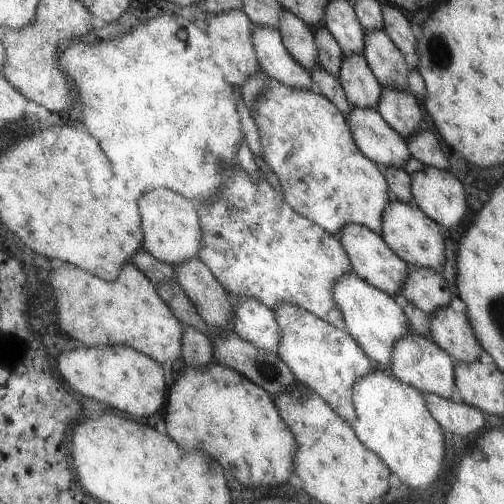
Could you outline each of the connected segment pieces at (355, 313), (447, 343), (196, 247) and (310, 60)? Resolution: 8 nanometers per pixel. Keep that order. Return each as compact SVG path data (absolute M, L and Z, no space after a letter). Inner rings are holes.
M353 270L342 274L332 284L331 294L336 307L341 311L344 329L355 338L373 364L390 364L395 341L402 336L408 336L411 332L410 322L404 313L401 300L383 289L375 288Z
M447 305L430 315L429 337L455 361L472 363L483 351L467 315Z
M158 187L145 192L139 200L139 211L142 213L142 247L156 260L176 266L194 257L199 258L203 227L194 202L169 188Z
M285 8L278 29L288 53L304 69L311 72L318 65L314 28Z

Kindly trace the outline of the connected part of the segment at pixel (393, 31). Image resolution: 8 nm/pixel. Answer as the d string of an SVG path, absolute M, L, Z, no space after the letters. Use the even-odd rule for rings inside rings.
M382 4L382 12L384 32L398 50L413 60L417 53L417 39L410 29L411 23L394 5Z

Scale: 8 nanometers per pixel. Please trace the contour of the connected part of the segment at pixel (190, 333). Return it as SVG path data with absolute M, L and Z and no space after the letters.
M186 326L181 356L183 356L187 366L194 366L194 368L208 366L215 362L210 336L193 326Z

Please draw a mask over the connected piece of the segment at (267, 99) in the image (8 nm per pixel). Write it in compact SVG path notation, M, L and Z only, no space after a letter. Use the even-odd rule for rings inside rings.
M270 78L251 106L251 115L260 131L263 160L280 181L292 209L336 236L349 223L366 225L382 234L383 214L390 202L387 181L378 166L359 149L346 116L336 105L317 90L296 89Z

